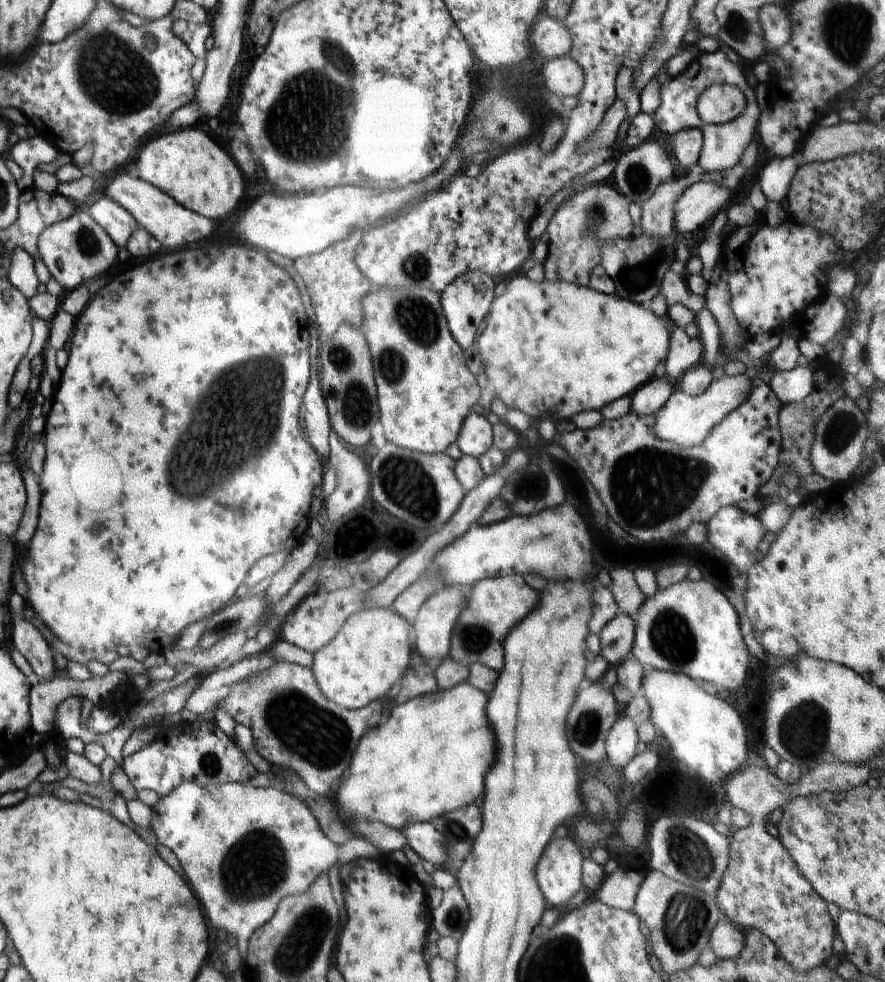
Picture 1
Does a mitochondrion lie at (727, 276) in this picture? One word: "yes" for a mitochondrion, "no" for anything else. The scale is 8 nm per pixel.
no

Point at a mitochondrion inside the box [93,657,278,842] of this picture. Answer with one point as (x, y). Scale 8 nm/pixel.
(208, 764)

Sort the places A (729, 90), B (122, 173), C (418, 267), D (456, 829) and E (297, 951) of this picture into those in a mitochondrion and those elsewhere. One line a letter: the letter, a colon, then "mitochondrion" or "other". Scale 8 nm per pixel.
A: other
B: other
C: mitochondrion
D: mitochondrion
E: mitochondrion

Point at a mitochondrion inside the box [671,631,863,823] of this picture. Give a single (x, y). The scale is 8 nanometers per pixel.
(804, 730)

